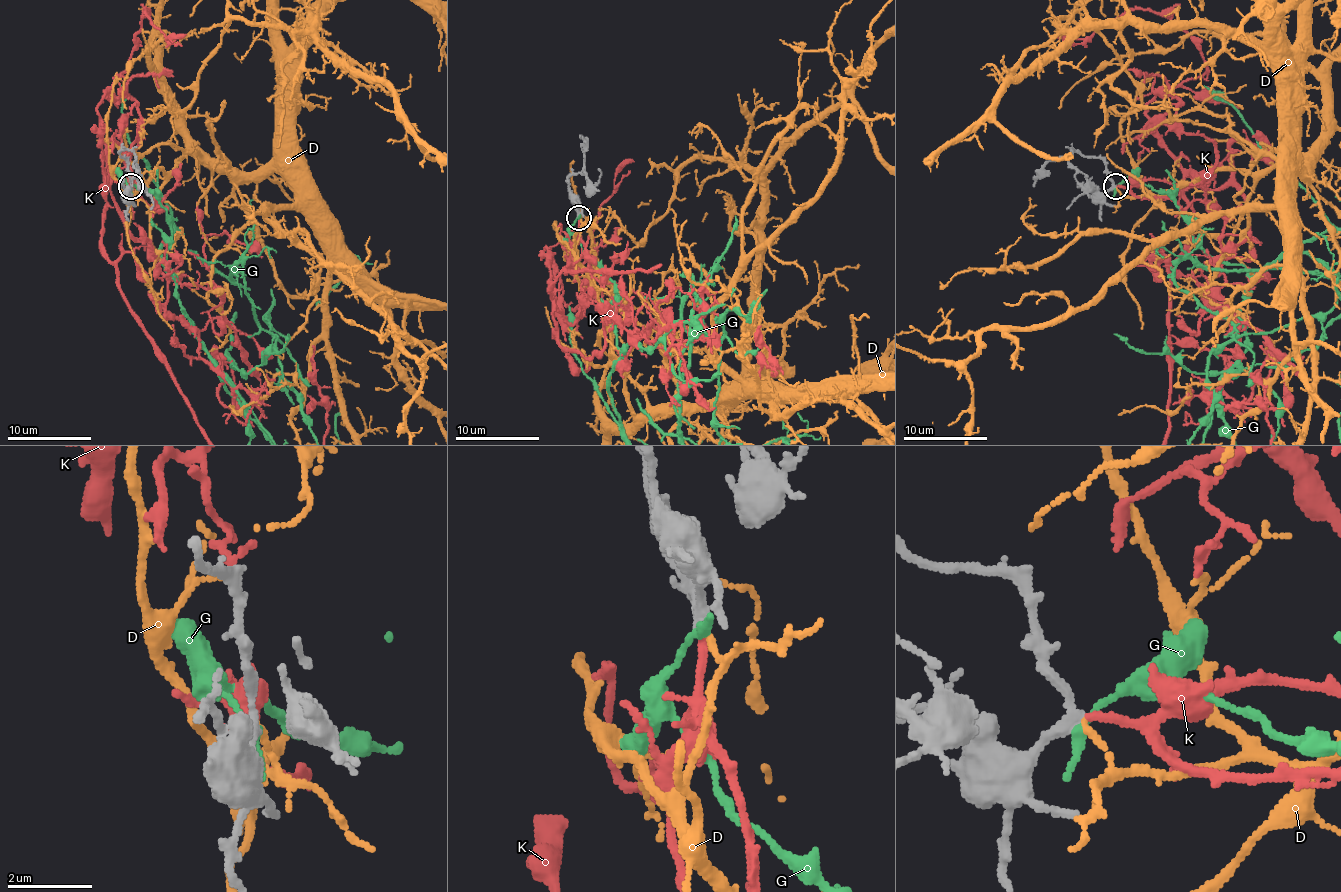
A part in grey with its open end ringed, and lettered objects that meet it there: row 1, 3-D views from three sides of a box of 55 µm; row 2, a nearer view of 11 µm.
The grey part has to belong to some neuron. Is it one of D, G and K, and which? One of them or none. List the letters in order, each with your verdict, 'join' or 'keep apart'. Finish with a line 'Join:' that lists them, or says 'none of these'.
D: keep apart
G: keep apart
K: join
Join: K

